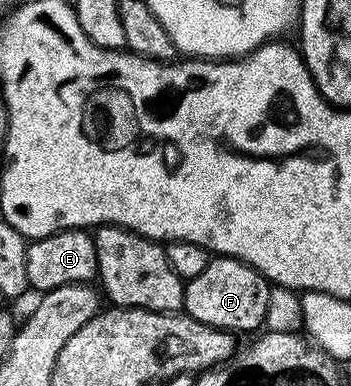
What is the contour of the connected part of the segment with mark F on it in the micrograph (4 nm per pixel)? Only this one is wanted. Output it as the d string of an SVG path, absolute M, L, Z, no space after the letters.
M212 256L209 267L201 271L183 287L183 309L187 316L197 319L214 329L226 329L229 333L254 334L264 328L265 307L269 304L272 284L253 267L236 257Z

